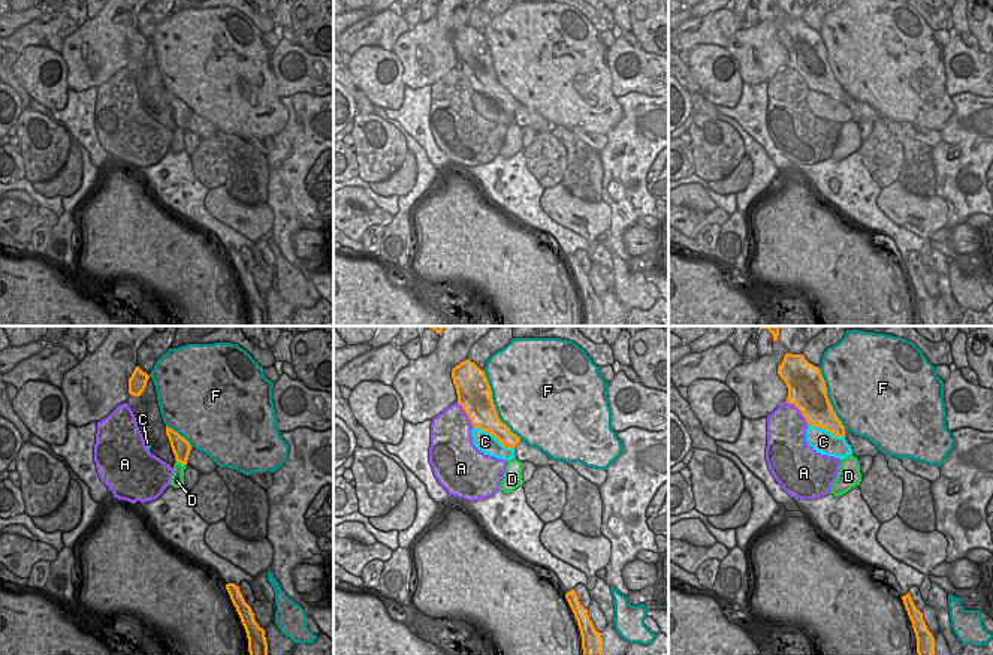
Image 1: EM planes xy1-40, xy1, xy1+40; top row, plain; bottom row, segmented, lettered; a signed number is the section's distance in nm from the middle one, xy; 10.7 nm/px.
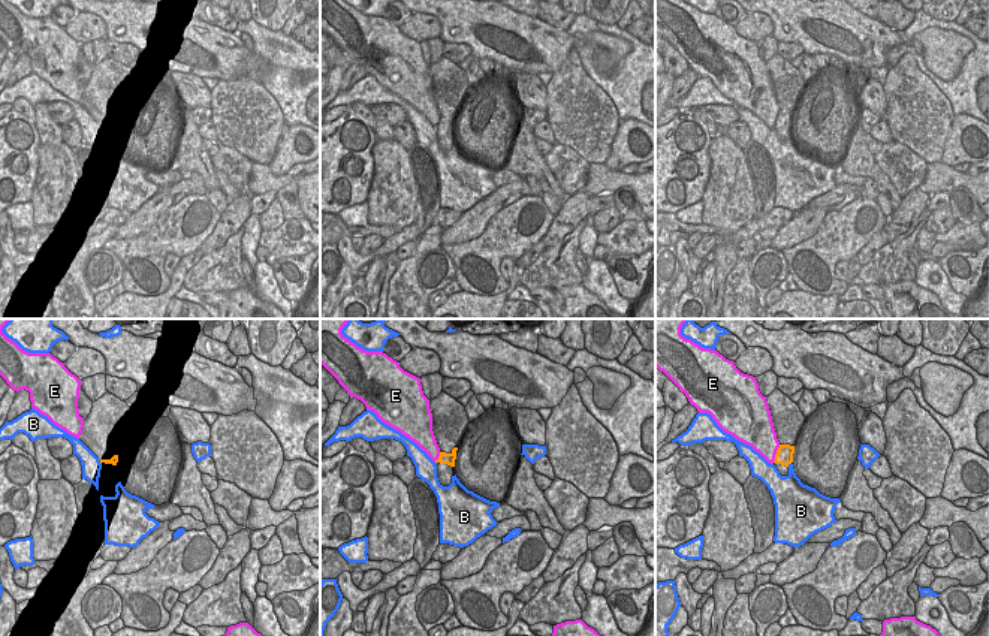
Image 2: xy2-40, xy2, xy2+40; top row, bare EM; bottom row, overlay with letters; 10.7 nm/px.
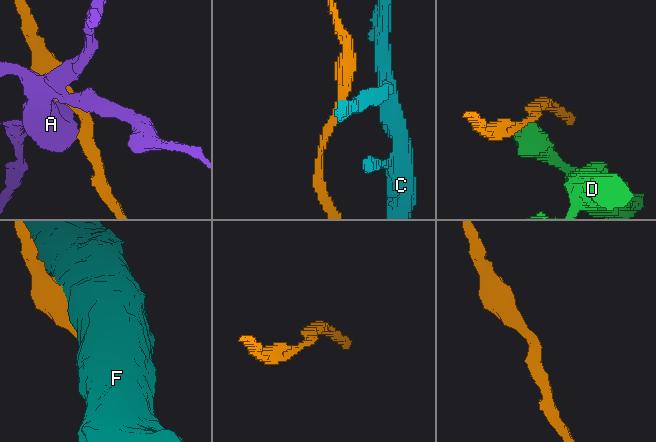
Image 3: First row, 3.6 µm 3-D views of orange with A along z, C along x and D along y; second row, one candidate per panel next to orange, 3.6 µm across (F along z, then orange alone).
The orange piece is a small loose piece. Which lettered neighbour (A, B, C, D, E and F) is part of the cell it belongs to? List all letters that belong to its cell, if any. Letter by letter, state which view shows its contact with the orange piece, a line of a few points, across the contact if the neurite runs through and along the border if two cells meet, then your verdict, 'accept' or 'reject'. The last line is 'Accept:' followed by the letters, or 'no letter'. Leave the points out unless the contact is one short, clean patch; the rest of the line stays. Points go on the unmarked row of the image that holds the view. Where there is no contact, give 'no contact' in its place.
A: contact in xy1+40; line xy1+40 (785, 66), (800, 77), (808, 90); reject
B: contact in xy2+40; reject
C: contact in xy1; reject
D: contact in xy1-40; line xy1-40 (177, 126), (184, 130); reject
E: contact in xy2+40; reject
F: contact in xy1; reject
Accept: no letter

